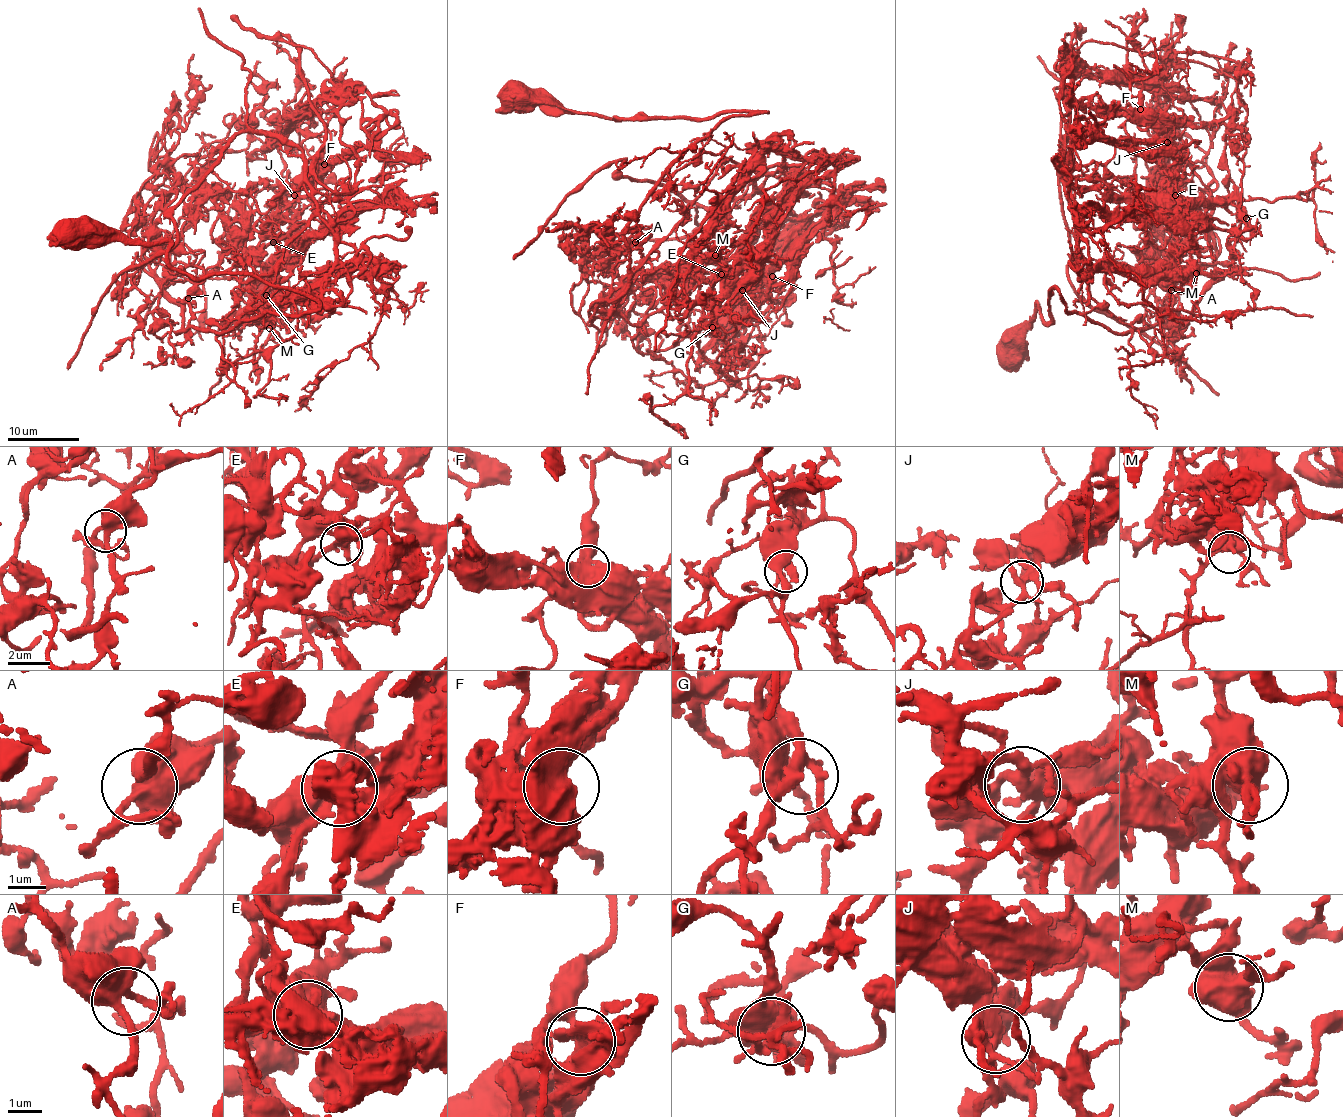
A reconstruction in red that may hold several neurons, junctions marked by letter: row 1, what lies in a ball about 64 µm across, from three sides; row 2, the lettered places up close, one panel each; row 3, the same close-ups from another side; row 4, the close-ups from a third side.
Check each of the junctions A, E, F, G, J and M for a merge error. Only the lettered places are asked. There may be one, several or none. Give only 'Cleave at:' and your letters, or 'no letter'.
Cleave at: E, F, J

